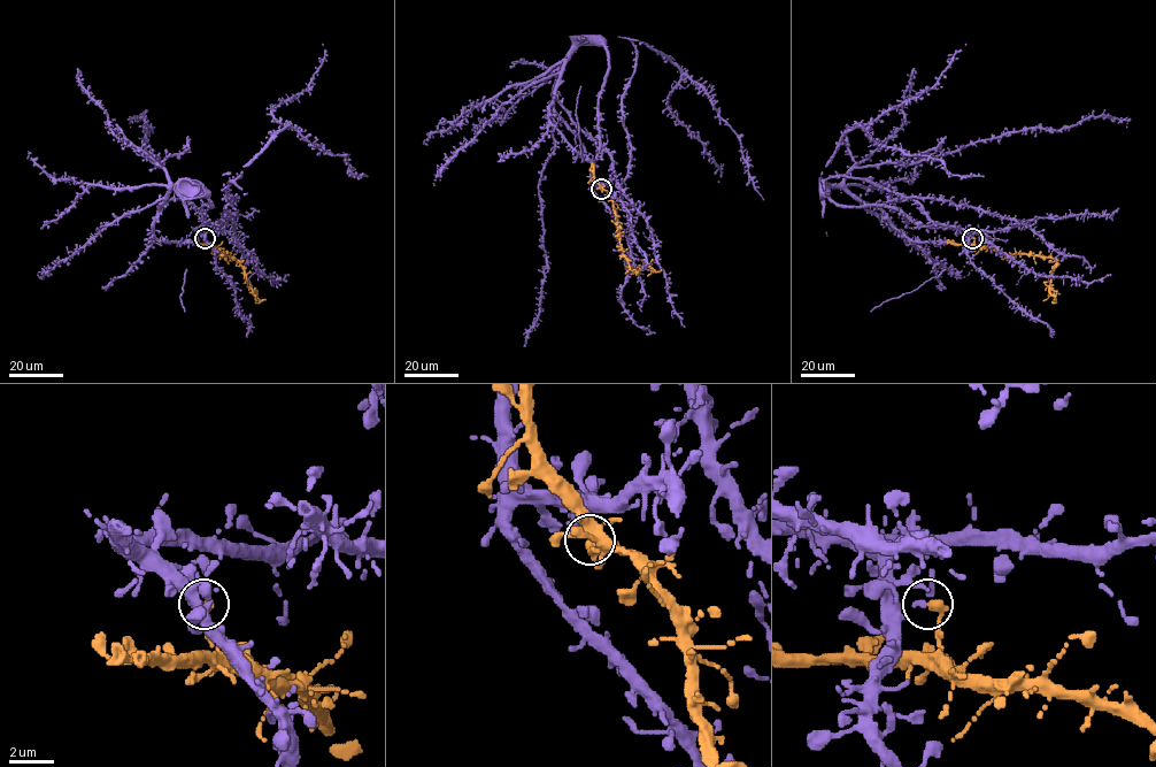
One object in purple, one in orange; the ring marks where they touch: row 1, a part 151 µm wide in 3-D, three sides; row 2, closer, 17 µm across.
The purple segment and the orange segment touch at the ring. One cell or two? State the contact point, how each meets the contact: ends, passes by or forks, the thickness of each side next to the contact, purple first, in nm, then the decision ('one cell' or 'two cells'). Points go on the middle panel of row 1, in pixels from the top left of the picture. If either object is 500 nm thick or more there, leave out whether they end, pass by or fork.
place (601, 189); purple ends; orange ends; calibres 200 and 400 nm; one cell

